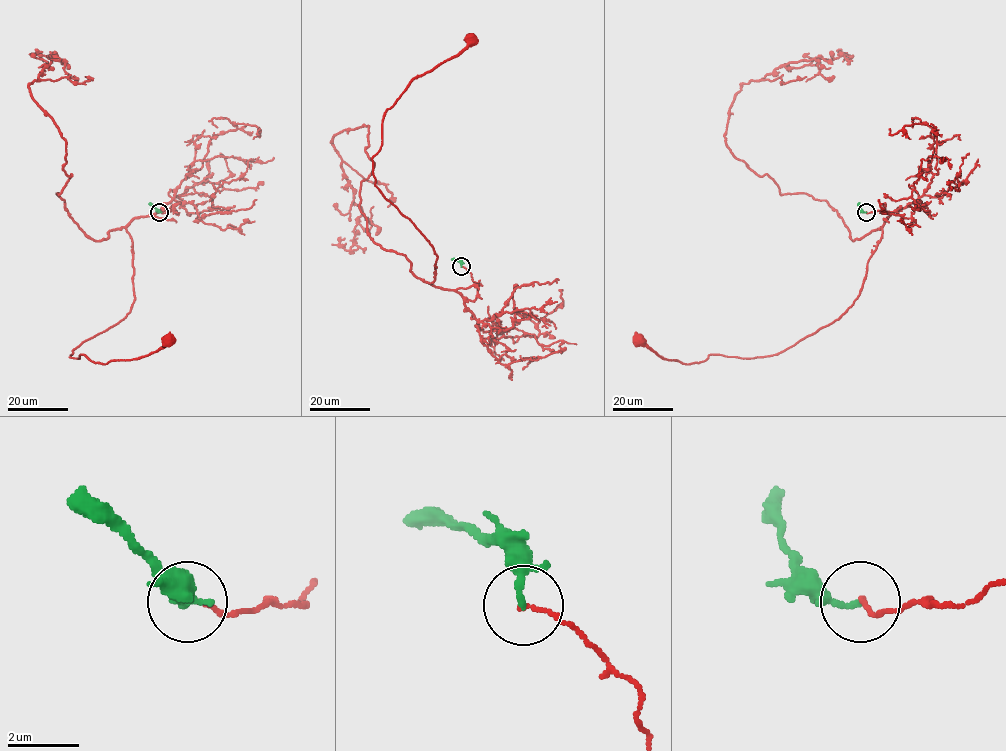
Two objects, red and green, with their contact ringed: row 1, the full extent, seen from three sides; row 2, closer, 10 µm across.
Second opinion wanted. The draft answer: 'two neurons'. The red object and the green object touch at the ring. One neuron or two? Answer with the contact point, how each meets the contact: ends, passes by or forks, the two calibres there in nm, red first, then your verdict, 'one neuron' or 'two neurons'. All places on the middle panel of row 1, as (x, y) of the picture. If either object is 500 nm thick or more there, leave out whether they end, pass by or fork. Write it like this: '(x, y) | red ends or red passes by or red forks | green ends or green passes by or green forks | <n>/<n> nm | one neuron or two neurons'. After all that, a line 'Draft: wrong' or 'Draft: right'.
(461, 266) | red ends | green ends | 100/160 nm | two neurons
Draft: right

